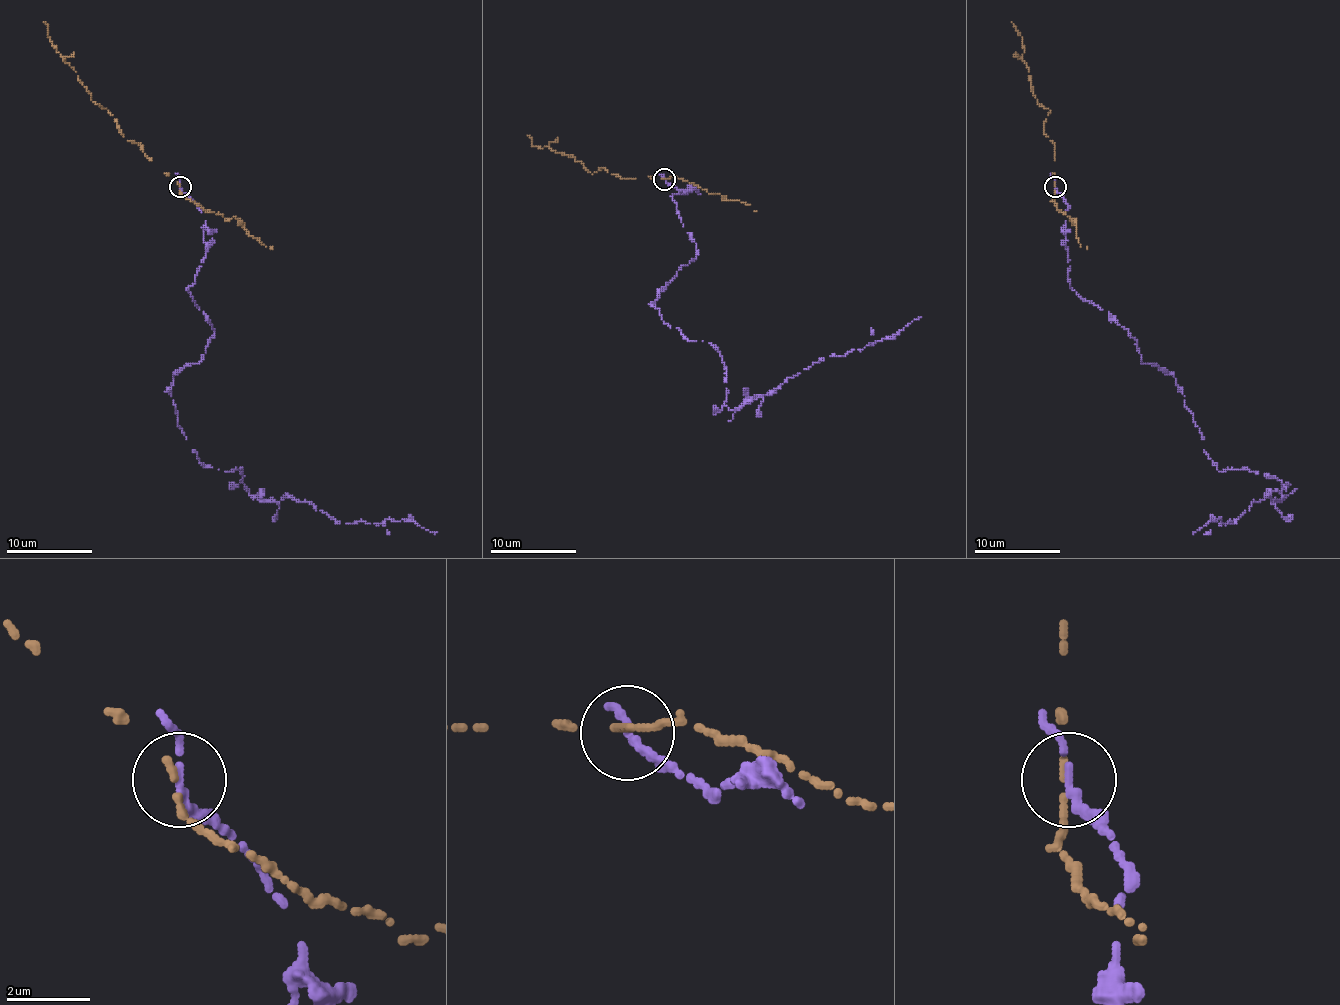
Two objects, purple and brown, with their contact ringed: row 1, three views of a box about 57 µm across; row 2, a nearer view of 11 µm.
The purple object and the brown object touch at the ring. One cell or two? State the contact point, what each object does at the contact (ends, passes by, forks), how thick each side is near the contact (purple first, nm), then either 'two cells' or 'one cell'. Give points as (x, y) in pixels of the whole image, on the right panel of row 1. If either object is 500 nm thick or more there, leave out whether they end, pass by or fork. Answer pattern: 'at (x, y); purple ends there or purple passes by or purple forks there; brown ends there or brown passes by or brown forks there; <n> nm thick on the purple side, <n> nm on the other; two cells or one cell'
at (1055, 187); purple passes by; brown ends there; 190 nm thick on the purple side, 200 nm on the other; two cells

